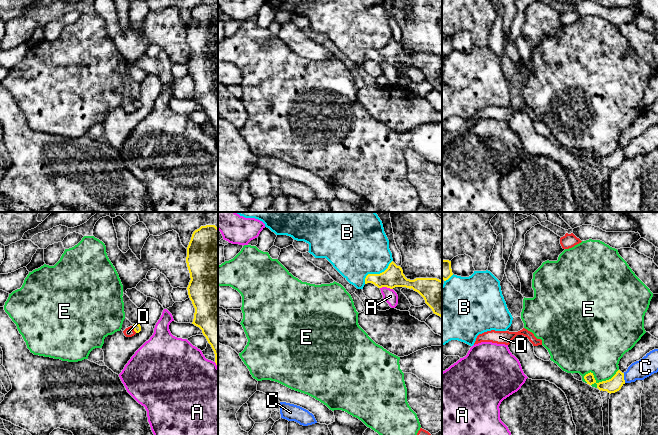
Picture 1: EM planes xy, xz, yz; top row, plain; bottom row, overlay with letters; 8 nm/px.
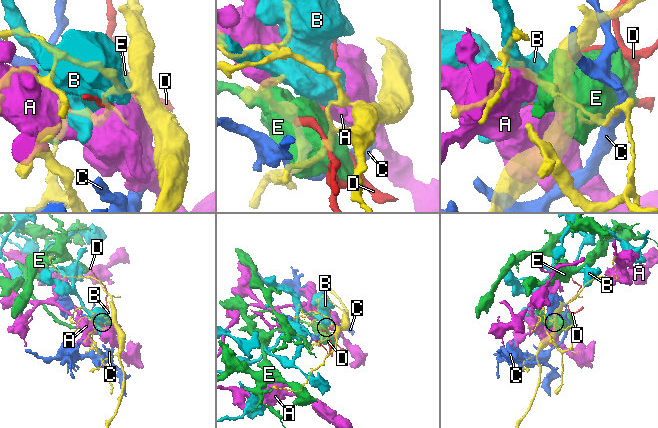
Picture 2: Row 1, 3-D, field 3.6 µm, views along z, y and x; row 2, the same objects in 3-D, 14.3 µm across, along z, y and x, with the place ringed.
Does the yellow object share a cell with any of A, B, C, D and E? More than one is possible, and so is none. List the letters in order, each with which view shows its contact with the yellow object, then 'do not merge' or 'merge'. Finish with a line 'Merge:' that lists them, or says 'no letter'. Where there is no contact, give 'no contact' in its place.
A: contact in xz; do not merge
B: contact in xz; do not merge
C: contact in yz; do not merge
D: contact in xy; do not merge
E: contact in yz; do not merge
Merge: no letter

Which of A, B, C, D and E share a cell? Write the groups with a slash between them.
A / B / C / D / E

